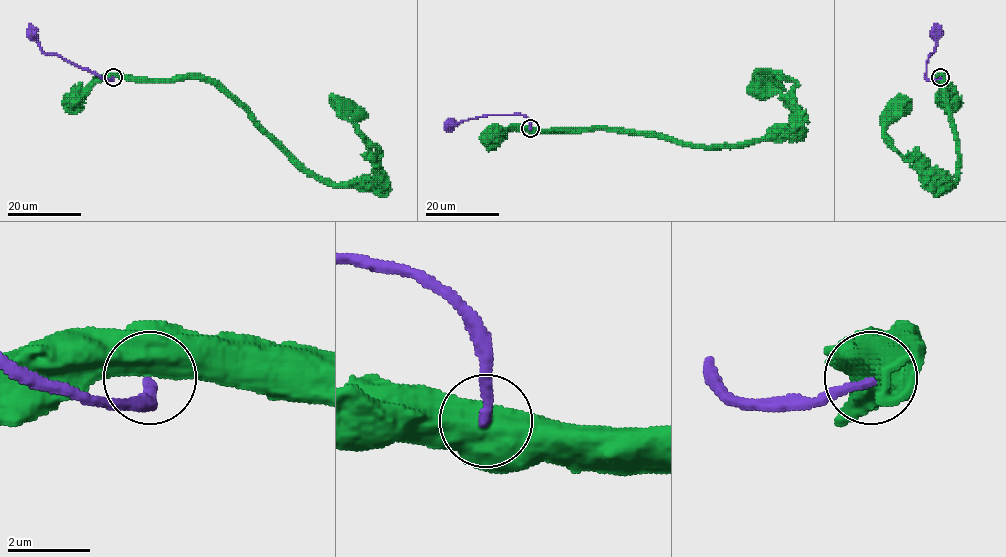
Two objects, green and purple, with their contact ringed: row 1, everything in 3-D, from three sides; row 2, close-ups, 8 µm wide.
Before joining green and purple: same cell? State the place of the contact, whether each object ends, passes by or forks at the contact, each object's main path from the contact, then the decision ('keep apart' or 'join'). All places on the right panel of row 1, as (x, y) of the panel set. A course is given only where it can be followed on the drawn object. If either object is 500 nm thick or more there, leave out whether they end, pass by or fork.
(940, 77) | green via (939, 77), (957, 145), (951, 183), (935, 181), (891, 145), (885, 124), (899, 106) | purple via (939, 77), (926, 77), (927, 61), (936, 46), (936, 33) | keep apart

